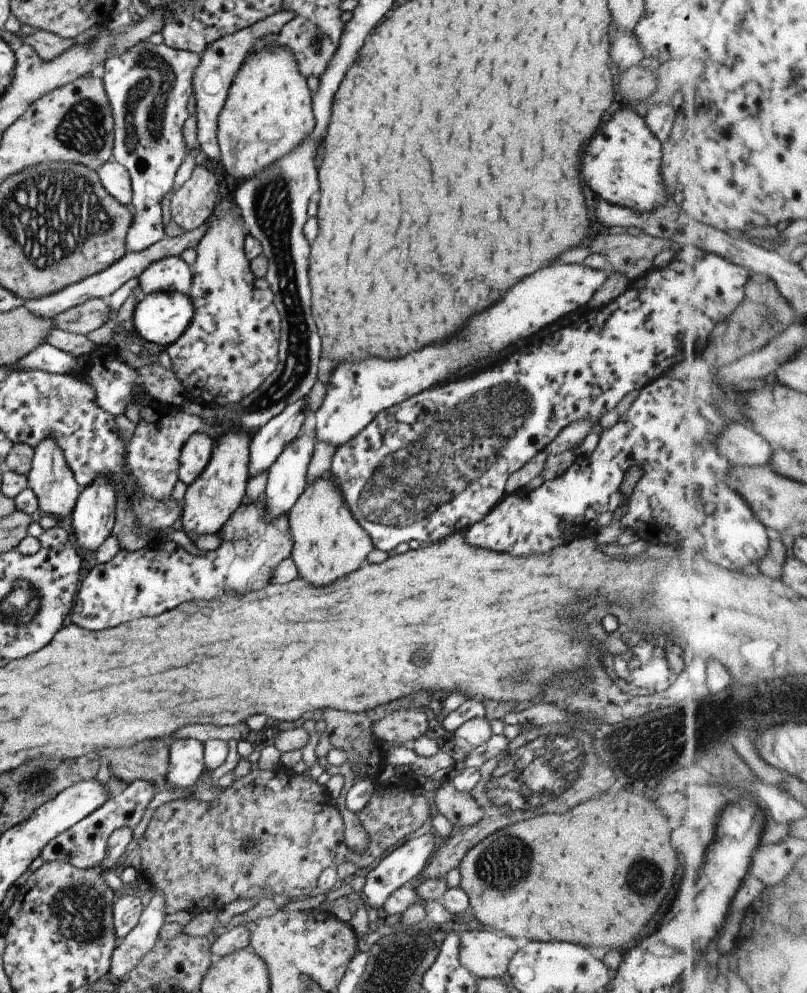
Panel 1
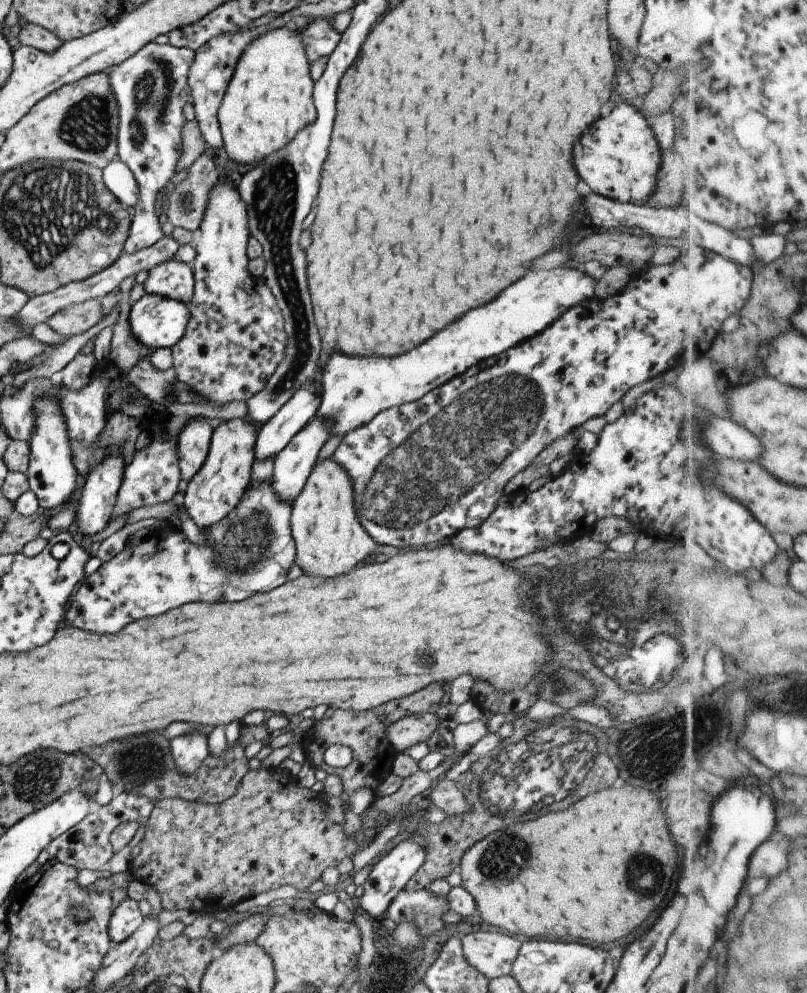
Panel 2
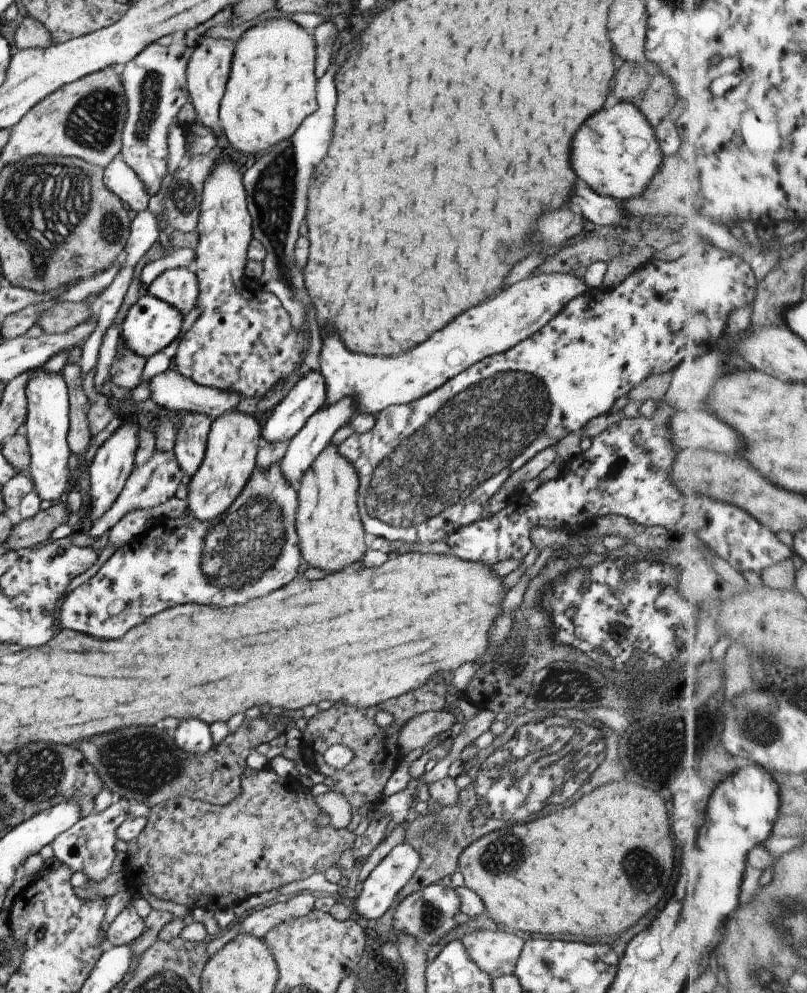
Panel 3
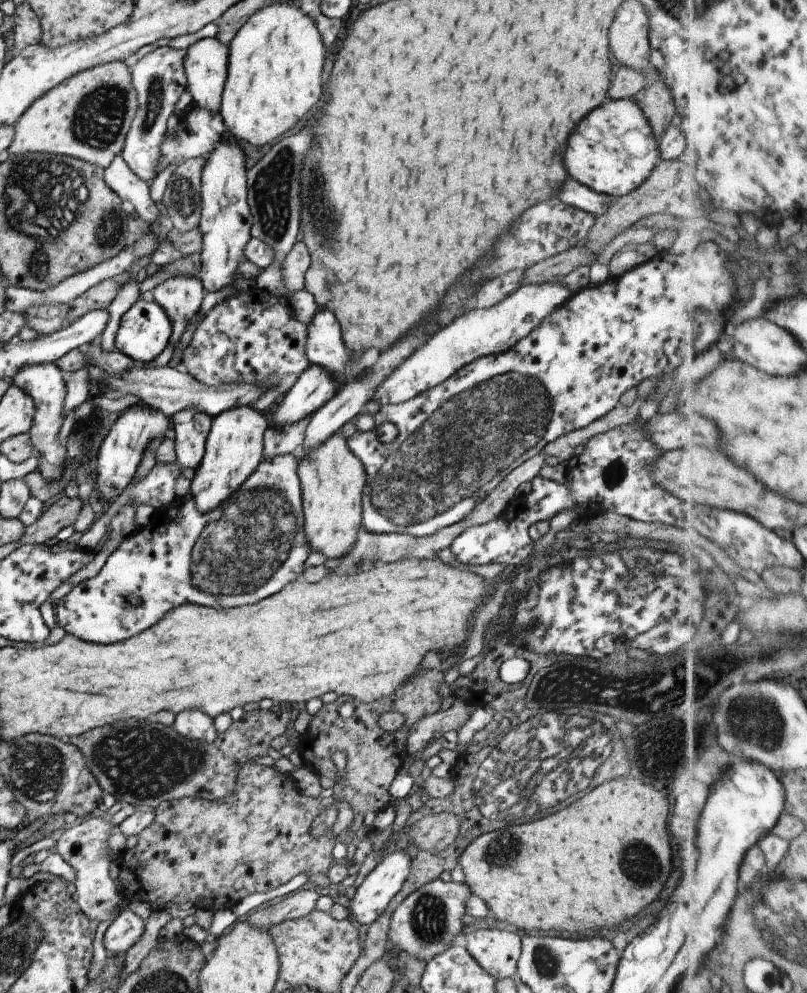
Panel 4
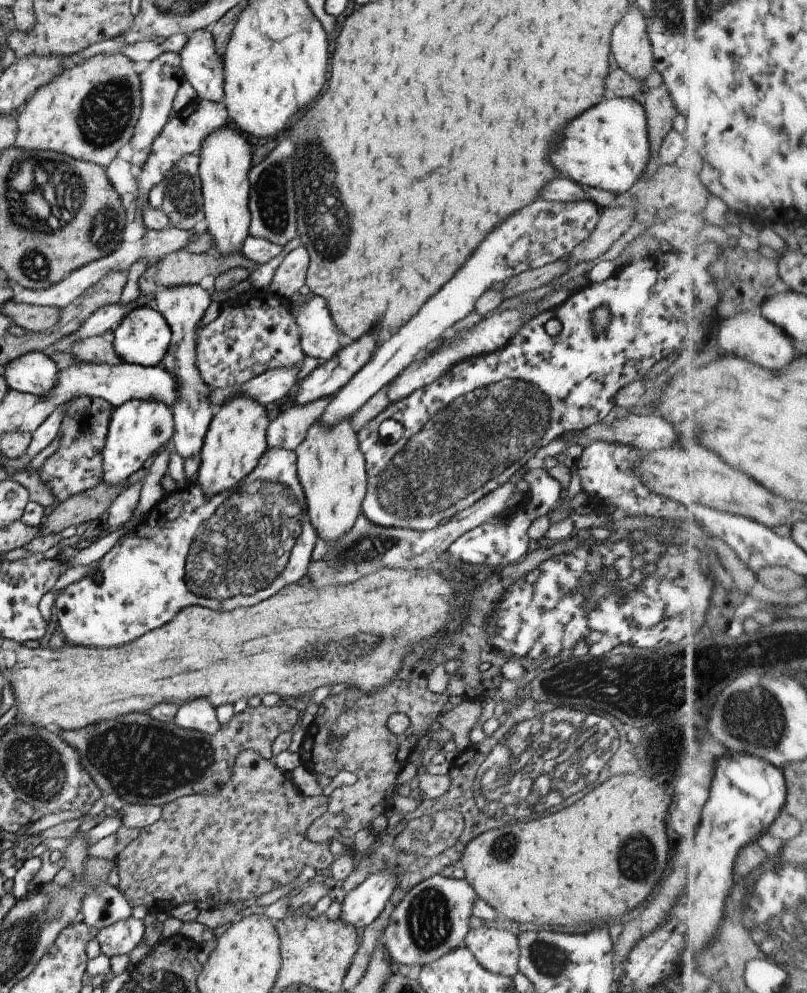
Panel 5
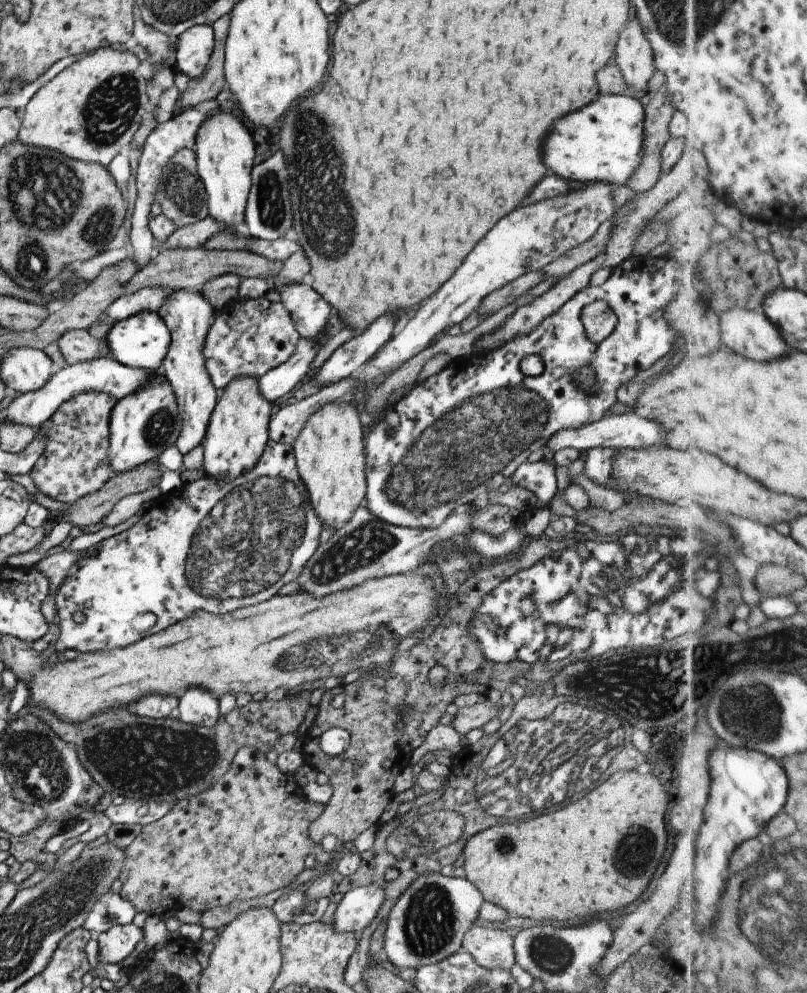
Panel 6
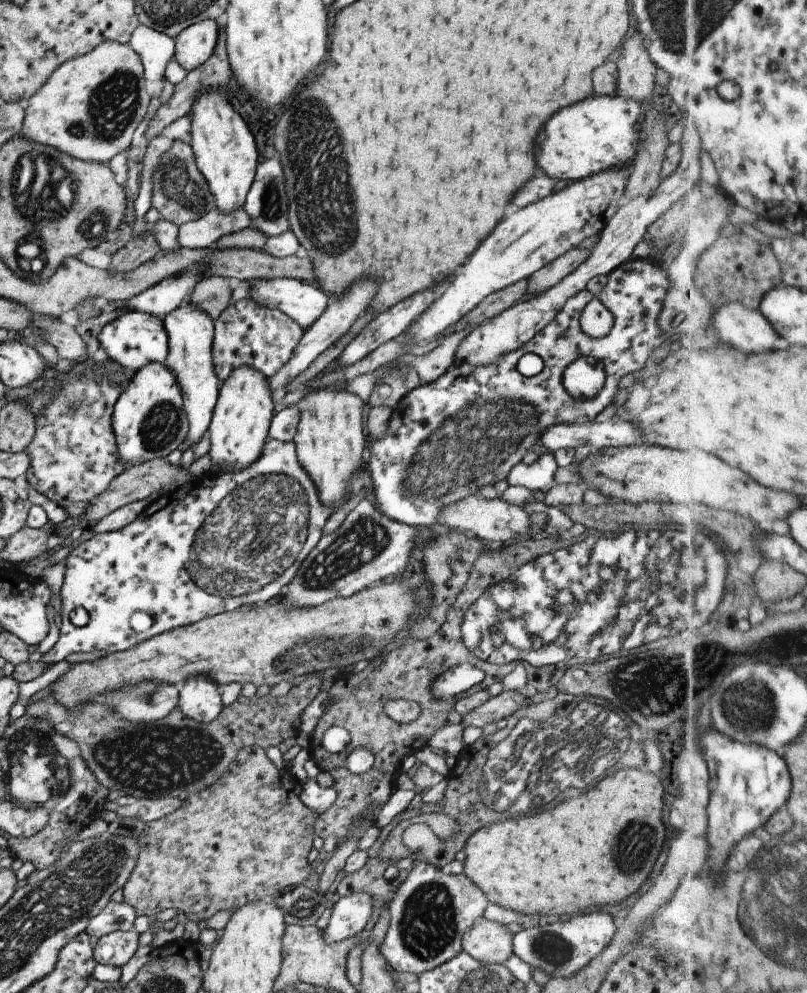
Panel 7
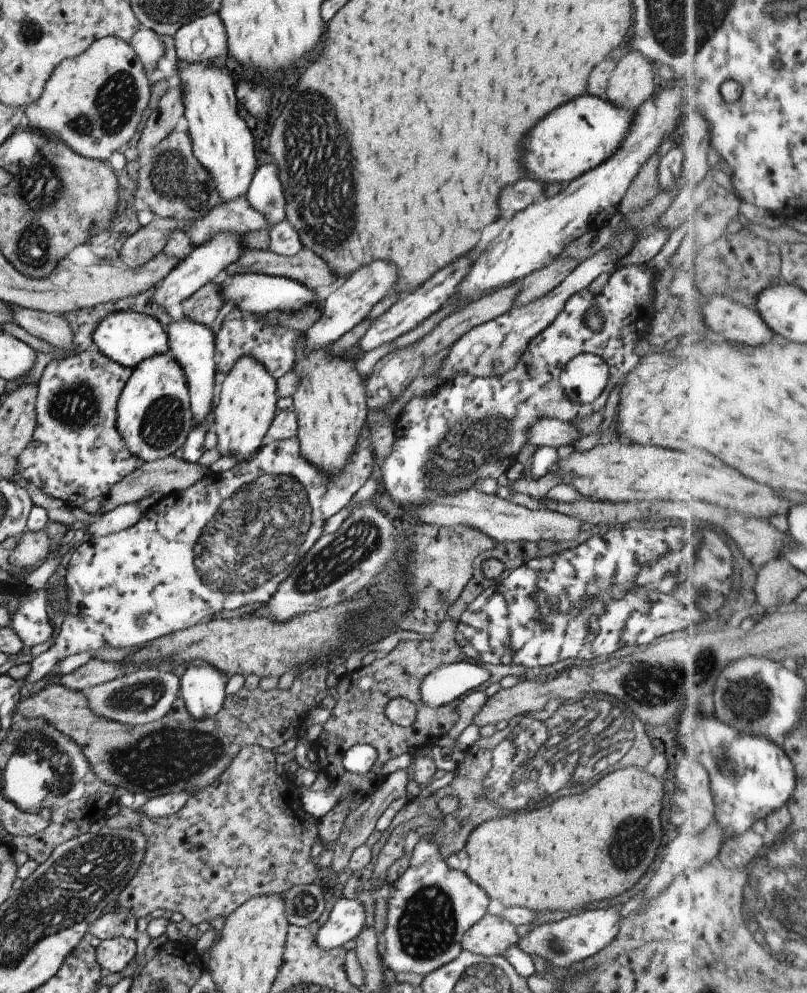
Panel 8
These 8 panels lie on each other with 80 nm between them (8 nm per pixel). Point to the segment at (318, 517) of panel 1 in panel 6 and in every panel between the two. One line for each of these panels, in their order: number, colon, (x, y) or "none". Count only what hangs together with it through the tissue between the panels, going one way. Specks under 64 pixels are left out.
2: (329, 539)
3: (331, 536)
4: (332, 478)
5: (331, 468)
6: (330, 454)

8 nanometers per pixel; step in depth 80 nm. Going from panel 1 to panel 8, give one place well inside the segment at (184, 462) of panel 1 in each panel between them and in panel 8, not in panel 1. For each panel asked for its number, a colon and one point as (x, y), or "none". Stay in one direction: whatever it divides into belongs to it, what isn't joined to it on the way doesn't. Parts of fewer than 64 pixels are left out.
2: (193, 443)
3: (192, 433)
4: (190, 428)
5: (183, 307)
6: (188, 315)
7: (190, 331)
8: (192, 344)

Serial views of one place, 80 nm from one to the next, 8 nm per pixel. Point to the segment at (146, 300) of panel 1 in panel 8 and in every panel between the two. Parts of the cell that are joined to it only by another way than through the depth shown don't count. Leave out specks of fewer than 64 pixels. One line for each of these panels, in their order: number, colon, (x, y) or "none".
2: (155, 322)
3: (150, 325)
4: (145, 329)
5: (143, 336)
6: (141, 341)
7: (133, 339)
8: (126, 337)

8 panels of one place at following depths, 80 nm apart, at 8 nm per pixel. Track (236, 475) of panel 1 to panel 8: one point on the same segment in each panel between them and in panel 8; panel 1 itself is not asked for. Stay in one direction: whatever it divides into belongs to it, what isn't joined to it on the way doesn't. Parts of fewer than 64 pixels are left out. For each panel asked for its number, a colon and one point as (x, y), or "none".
2: (216, 488)
3: (231, 449)
4: (234, 446)
5: (236, 439)
6: (238, 431)
7: (238, 431)
8: (247, 404)

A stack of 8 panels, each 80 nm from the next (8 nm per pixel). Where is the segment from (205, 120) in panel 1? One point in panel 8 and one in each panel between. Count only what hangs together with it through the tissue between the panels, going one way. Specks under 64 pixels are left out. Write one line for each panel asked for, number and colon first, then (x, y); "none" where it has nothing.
2: (211, 70)
3: (208, 69)
4: (205, 65)
5: (202, 66)
6: (194, 47)
7: (194, 45)
8: (204, 39)

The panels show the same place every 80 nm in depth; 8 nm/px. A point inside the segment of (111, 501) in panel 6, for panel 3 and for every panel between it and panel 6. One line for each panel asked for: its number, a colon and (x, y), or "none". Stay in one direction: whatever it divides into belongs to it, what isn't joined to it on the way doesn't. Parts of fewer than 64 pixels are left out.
3: (32, 531)
4: (64, 512)
5: (88, 506)

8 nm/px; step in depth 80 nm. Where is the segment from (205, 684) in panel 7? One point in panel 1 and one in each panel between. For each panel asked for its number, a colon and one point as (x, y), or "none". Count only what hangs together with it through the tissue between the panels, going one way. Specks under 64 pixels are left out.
1: (186, 765)
2: (189, 751)
3: (193, 736)
4: (193, 724)
5: (199, 714)
6: (199, 707)

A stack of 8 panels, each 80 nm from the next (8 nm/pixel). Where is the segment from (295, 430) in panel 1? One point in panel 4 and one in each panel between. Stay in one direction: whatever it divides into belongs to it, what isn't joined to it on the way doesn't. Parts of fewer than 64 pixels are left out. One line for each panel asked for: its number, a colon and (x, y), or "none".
2: (272, 436)
3: (309, 394)
4: (316, 385)

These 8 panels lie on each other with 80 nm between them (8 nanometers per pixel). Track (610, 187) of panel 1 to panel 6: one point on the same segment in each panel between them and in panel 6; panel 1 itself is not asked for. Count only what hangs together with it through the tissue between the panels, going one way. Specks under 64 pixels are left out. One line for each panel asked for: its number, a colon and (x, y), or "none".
2: (619, 157)
3: (616, 152)
4: (613, 150)
5: (607, 147)
6: (603, 142)

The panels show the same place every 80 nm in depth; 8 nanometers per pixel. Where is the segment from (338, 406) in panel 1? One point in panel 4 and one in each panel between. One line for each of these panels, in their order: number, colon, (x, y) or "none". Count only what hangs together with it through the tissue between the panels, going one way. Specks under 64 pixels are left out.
2: (354, 390)
3: (496, 326)
4: (479, 333)

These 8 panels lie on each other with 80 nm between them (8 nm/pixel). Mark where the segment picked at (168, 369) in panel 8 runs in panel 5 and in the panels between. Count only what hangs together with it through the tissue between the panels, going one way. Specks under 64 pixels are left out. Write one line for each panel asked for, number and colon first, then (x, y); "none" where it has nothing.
5: (139, 429)
6: (144, 424)
7: (149, 420)

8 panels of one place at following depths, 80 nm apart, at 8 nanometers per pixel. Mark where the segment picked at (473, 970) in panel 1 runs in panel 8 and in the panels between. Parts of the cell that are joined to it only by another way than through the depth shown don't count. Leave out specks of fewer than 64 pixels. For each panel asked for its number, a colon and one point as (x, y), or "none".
2: (492, 953)
3: (495, 951)
4: (497, 952)
5: (495, 950)
6: (491, 947)
7: (491, 942)
8: (492, 934)

